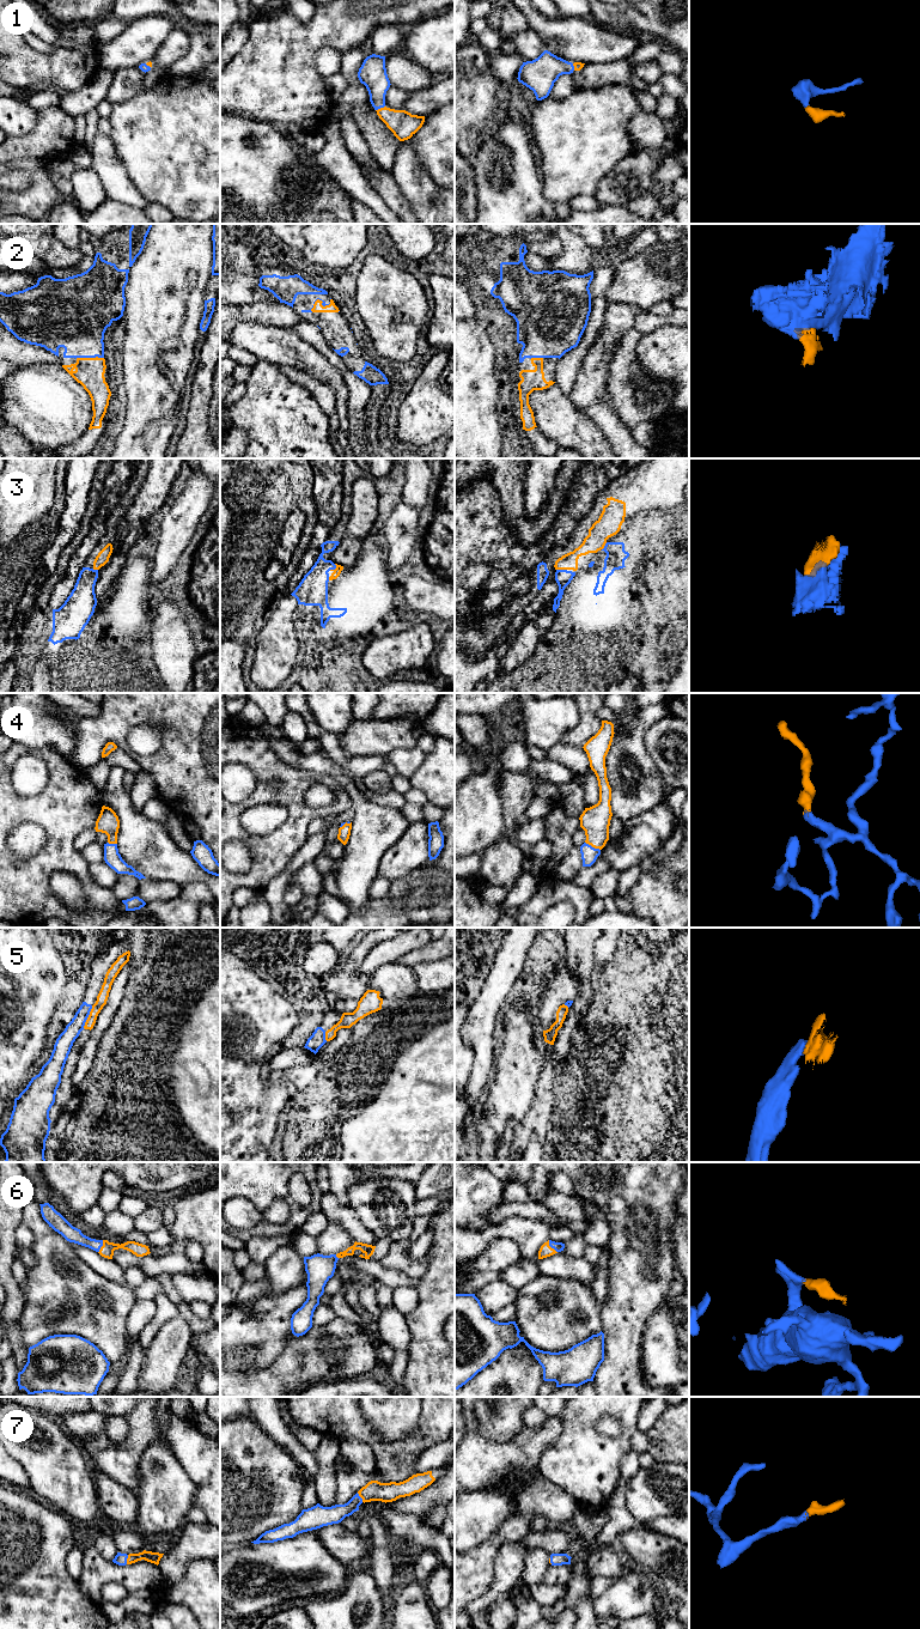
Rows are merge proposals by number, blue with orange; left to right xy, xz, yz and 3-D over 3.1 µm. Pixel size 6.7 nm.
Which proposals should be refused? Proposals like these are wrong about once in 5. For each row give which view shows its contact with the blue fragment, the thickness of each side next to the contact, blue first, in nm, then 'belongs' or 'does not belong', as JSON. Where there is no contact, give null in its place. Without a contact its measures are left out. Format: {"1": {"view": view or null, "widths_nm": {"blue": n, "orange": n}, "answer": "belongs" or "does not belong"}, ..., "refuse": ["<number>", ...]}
{"1": {"view": "xz", "widths_nm": {"blue": 190, "orange": 180}, "answer": "belongs"}, "2": {"view": "xy", "widths_nm": {"blue": 380, "orange": 190}, "answer": "belongs"}, "3": {"view": "xz", "widths_nm": {"blue": 200, "orange": 50}, "answer": "belongs"}, "4": {"view": "yz", "widths_nm": {"blue": 110, "orange": 190}, "answer": "belongs"}, "5": {"view": "xy", "widths_nm": {"blue": 120, "orange": 70}, "answer": "does not belong"}, "6": {"view": "yz", "widths_nm": {"blue": 60, "orange": 80}, "answer": "belongs"}, "7": {"view": "xy", "widths_nm": {"blue": 80, "orange": 80}, "answer": "belongs"}, "refuse": ["5"]}

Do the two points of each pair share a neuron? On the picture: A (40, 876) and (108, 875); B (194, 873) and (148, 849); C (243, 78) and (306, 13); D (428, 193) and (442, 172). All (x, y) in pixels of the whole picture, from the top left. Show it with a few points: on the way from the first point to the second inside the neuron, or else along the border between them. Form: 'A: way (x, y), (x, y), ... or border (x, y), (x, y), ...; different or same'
A: border (87, 863), (90, 875), (99, 885), (109, 887); different
B: way (183, 869), (159, 858); same
C: border (287, 12), (302, 22), (308, 22), (316, 12); different
D: border (419, 159), (430, 177), (442, 187); different

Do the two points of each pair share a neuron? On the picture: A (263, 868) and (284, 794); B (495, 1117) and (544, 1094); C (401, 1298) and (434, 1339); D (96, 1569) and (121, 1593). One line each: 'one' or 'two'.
A: one
B: two
C: two
D: two

